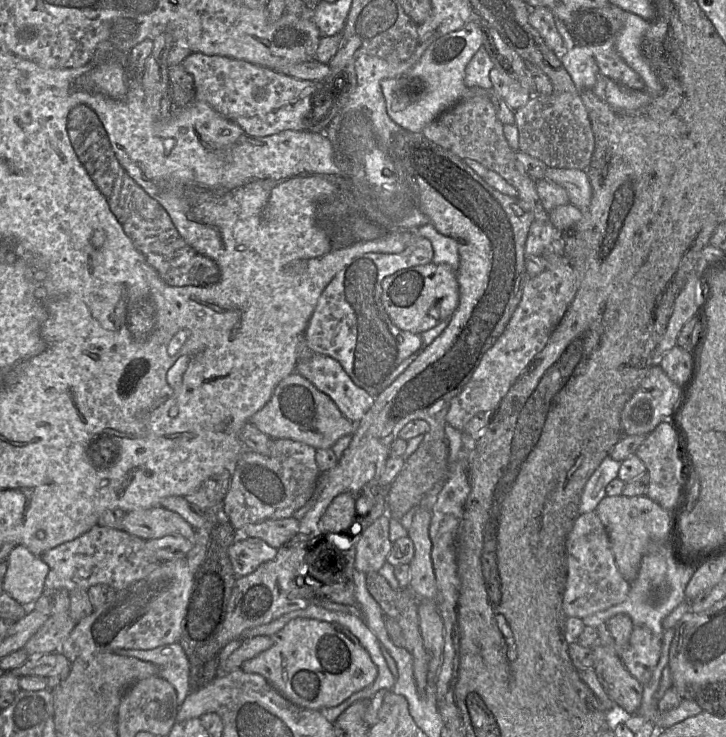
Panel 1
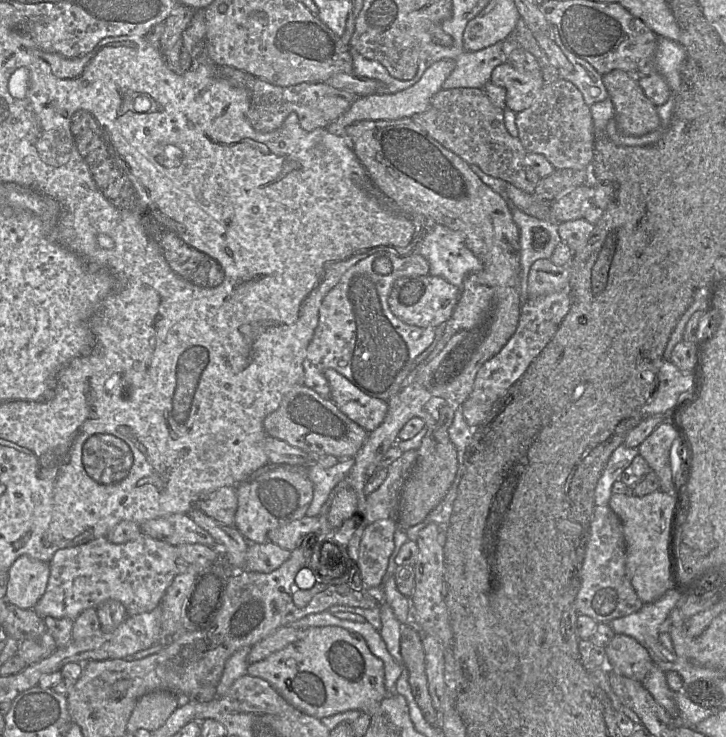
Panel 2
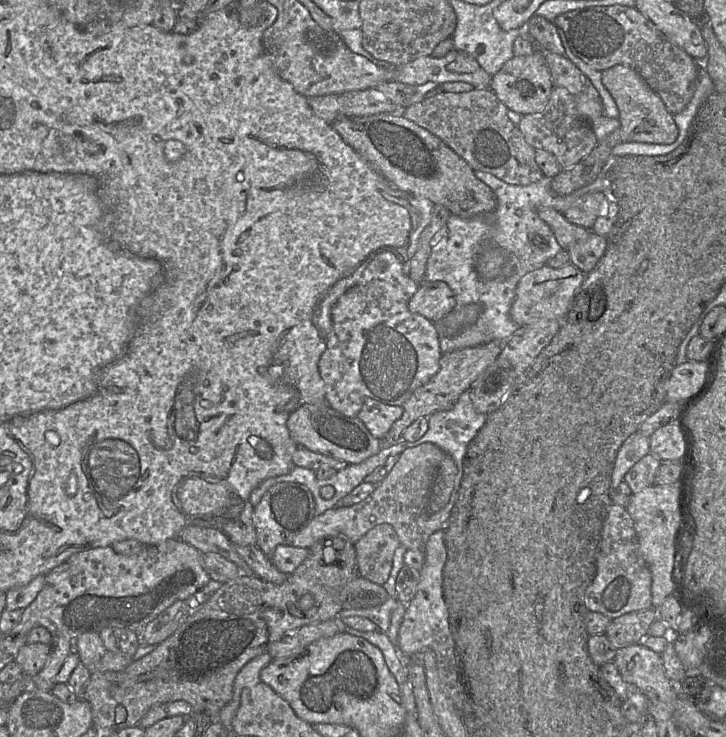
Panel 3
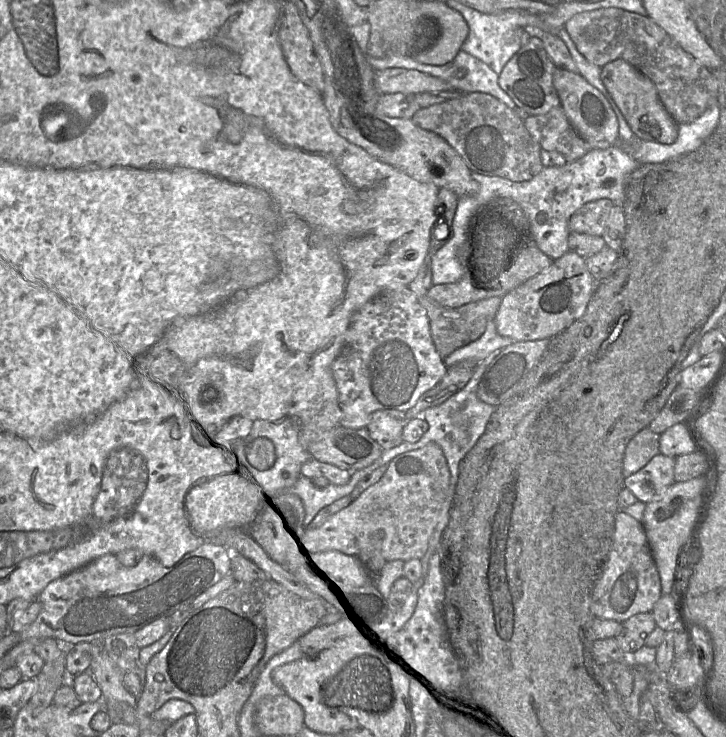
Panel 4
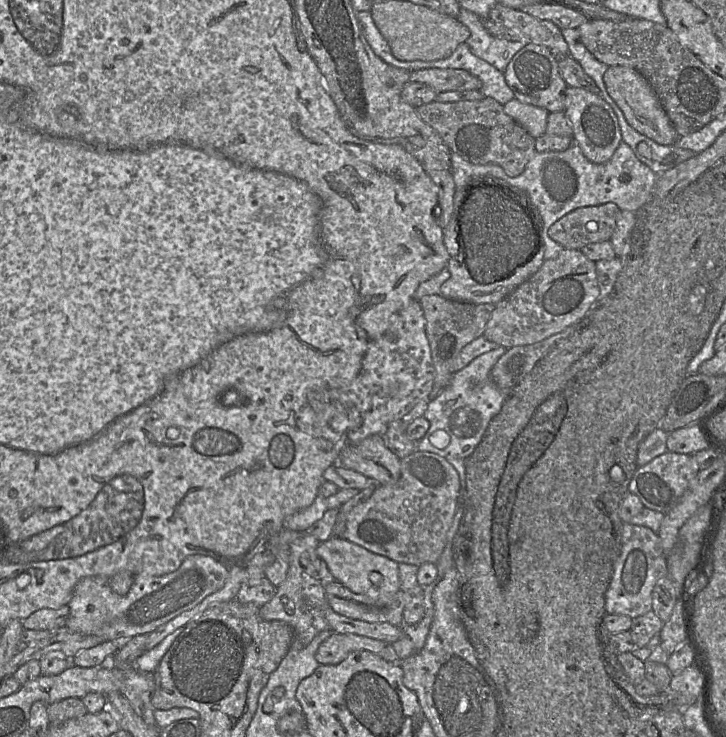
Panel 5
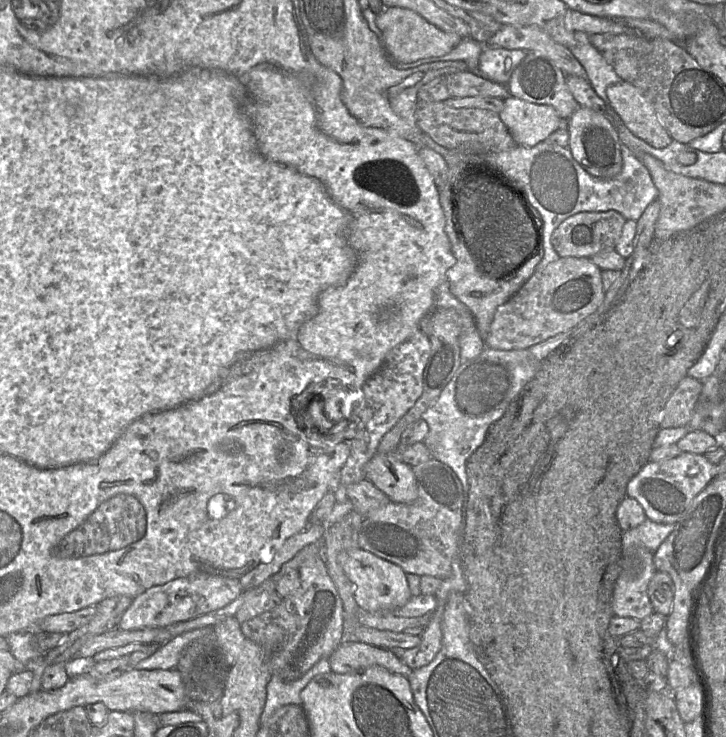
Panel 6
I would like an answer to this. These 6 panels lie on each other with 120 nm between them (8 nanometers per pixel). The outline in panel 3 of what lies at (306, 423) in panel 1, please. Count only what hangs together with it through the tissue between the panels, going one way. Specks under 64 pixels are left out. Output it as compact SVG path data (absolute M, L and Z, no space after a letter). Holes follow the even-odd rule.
M327 403L299 406L290 414L286 425L298 446L348 464L360 463L377 454L382 447L382 441L375 438L361 420L343 415Z

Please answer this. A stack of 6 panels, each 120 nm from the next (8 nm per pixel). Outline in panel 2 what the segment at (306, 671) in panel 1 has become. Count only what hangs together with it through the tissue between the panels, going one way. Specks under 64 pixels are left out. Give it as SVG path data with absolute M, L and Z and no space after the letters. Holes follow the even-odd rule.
M337 626L304 629L297 641L263 660L250 663L247 674L266 680L293 707L318 719L349 710L359 710L373 717L389 694L384 683L383 662L370 651L362 636Z

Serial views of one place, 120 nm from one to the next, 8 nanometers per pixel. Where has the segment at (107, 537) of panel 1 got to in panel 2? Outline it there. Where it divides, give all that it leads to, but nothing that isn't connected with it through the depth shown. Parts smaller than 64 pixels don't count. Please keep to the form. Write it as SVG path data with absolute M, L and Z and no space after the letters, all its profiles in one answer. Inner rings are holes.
M142 532L139 538L125 544L111 543L106 537L98 538L55 552L49 562L46 590L33 610L43 619L53 617L74 621L83 611L115 600L124 606L127 615L149 612L160 604L173 579L186 572L188 567L176 546Z

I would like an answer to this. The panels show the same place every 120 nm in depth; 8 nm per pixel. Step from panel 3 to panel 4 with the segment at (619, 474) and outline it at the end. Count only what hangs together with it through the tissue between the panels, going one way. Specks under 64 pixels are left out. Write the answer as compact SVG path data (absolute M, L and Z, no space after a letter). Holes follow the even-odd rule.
M648 427L640 430L627 444L623 459L623 475L628 477L643 468L659 454L659 435Z

